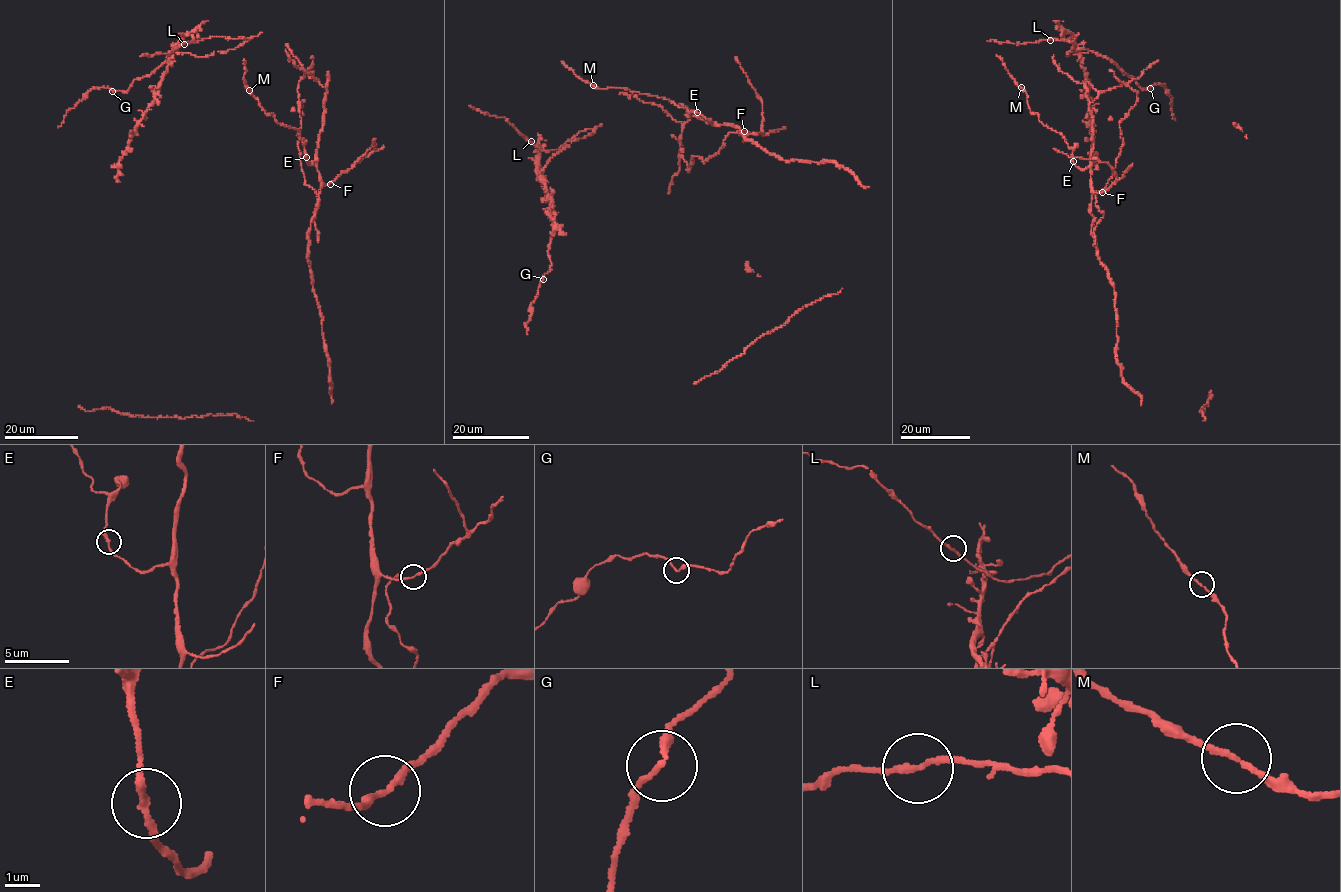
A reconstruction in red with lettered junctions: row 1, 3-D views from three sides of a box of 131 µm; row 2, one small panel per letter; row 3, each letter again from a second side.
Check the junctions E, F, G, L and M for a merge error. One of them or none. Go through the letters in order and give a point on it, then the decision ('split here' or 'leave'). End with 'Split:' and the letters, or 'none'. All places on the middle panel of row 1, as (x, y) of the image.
E: (697, 112) | leave
F: (744, 131) | leave
G: (543, 279) | leave
L: (531, 141) | leave
M: (593, 85) | leave
Split: none

